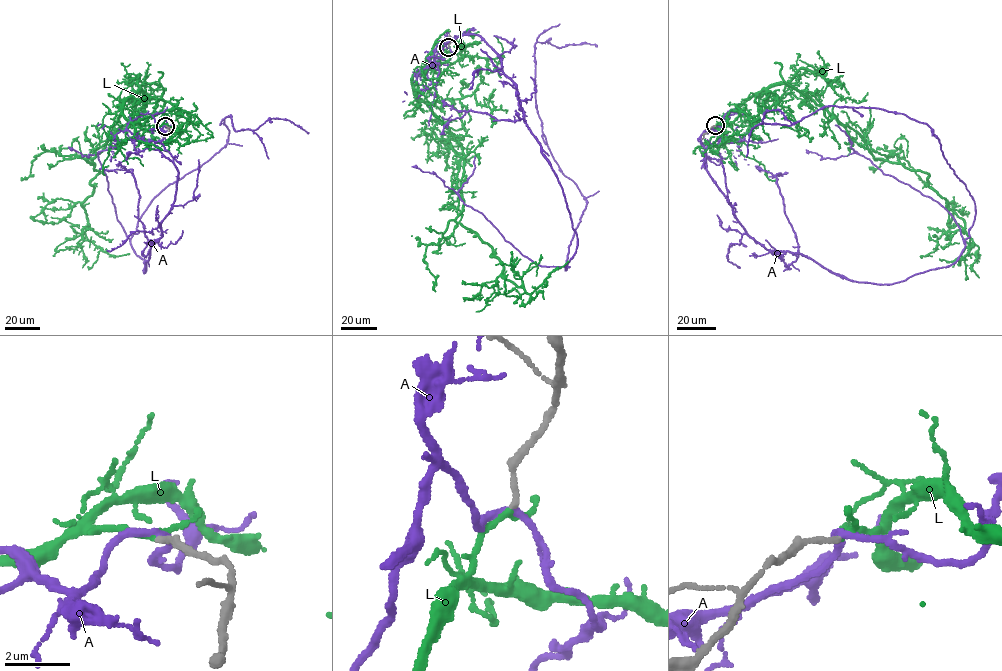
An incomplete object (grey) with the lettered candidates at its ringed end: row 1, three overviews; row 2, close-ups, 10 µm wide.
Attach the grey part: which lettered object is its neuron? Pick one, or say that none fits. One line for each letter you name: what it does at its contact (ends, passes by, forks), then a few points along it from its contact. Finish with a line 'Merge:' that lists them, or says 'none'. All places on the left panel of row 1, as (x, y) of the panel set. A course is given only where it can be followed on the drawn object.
L: it passes by; course (165, 126), (135, 127), (127, 99), (144, 97), (134, 121), (82, 158), (99, 172), (66, 249)
Merge: L

